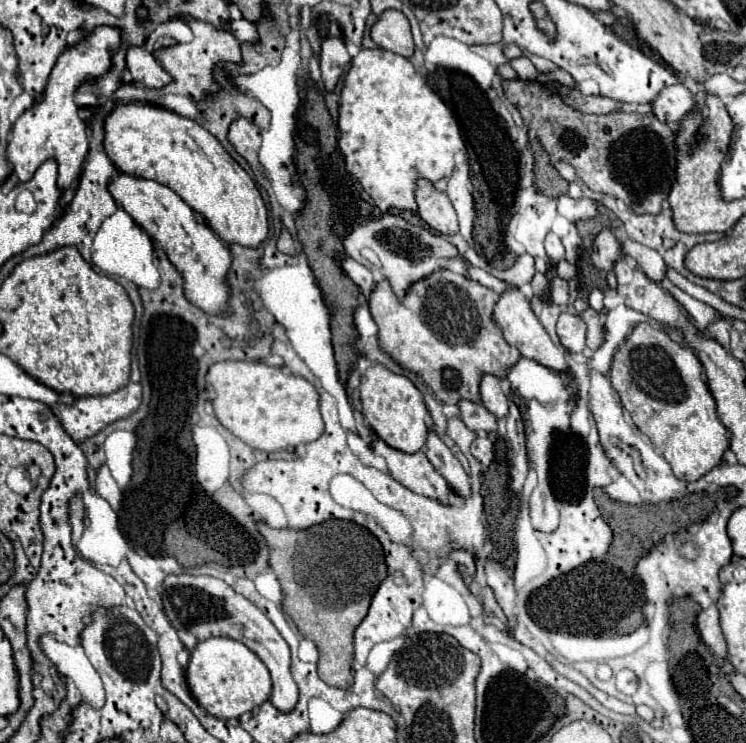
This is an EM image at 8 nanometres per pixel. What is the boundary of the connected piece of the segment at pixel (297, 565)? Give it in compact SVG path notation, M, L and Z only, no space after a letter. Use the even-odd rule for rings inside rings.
M260 521L258 531L266 539L266 545L270 549L268 563L278 577L282 585L282 611L296 623L300 635L308 641L312 641L320 651L318 661L318 675L324 683L332 687L346 689L352 685L352 639L354 639L354 627L366 617L370 599L374 591L378 589L380 581L386 577L386 563L384 563L384 551L380 541L366 529L352 521L324 521L314 527L296 531L296 529L274 529L268 523Z

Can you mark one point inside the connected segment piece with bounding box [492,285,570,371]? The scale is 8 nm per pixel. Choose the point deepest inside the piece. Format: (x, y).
(521, 328)

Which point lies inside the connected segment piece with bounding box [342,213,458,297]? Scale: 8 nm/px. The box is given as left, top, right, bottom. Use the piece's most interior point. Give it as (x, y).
(407, 253)

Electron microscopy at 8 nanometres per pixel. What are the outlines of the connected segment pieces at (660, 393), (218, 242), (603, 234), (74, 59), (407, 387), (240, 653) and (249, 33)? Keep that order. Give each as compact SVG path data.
M638 323L626 341L618 347L610 367L610 381L616 393L620 395L622 407L630 413L632 423L656 445L664 459L670 463L674 475L682 481L698 481L710 469L722 463L722 453L728 447L726 427L716 415L716 403L706 387L702 365L698 357L672 341L662 329L650 323Z
M118 173L114 179L110 179L108 189L114 201L132 215L132 219L166 251L168 259L182 273L186 297L206 313L222 315L228 301L224 277L232 261L224 241L216 237L210 227L198 225L194 221L190 205L182 201L170 187L158 181L142 179L130 173Z
M602 229L596 235L590 257L592 257L594 267L600 269L600 271L610 271L612 265L614 265L614 259L620 259L622 257L622 251L618 247L618 241L612 235L610 229Z
M98 27L86 39L82 39L76 47L68 47L56 67L52 69L46 91L34 107L24 111L12 127L12 139L6 147L6 159L12 165L20 183L32 179L34 171L48 159L58 163L58 187L68 189L82 173L82 163L88 153L88 137L86 123L78 117L78 105L74 105L72 97L76 87L90 79L106 73L110 69L110 57L120 45L120 29L114 27Z
M372 365L360 379L360 403L362 403L362 415L366 417L372 431L392 449L414 453L420 451L426 443L426 405L422 399L422 393L414 387L410 379L404 375L394 375L382 365Z
M210 637L190 651L186 681L194 699L218 719L238 719L270 697L270 673L266 665L240 641L230 637Z
M238 19L238 21L228 21L230 23L230 29L232 29L232 35L238 39L238 41L250 41L250 43L254 43L254 41L258 41L258 33L256 33L256 27L250 23L250 21L246 21L246 19Z

